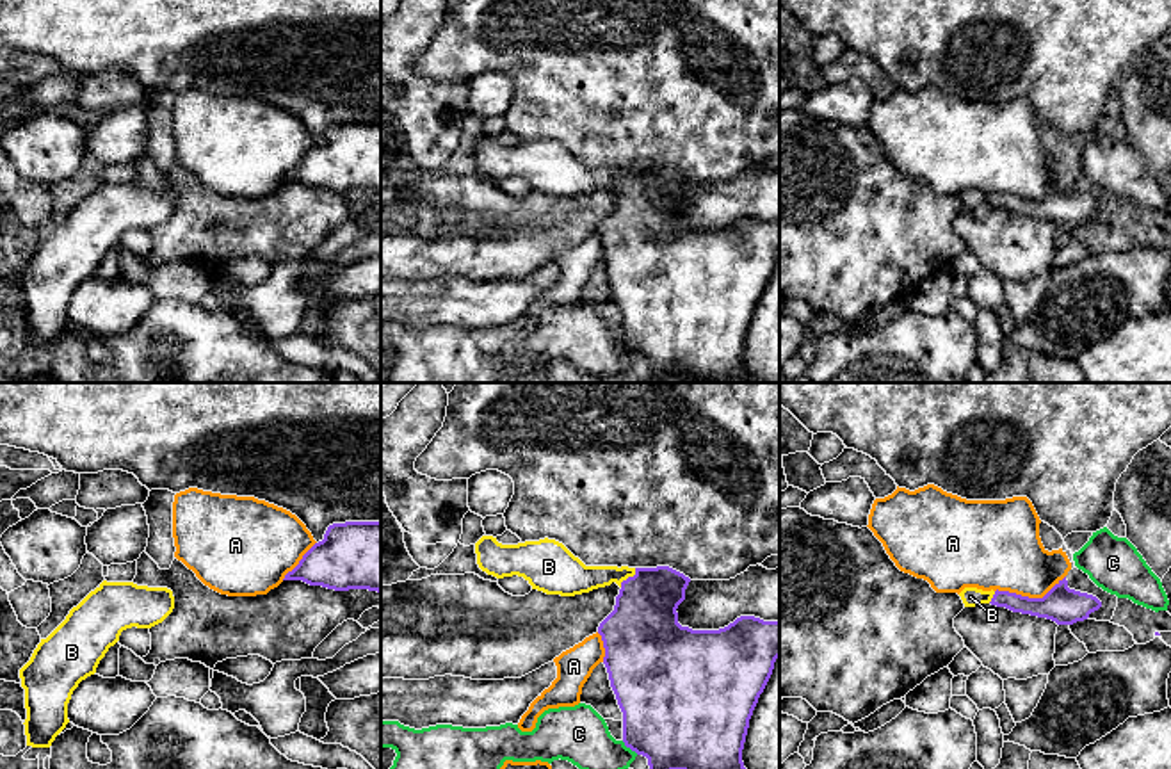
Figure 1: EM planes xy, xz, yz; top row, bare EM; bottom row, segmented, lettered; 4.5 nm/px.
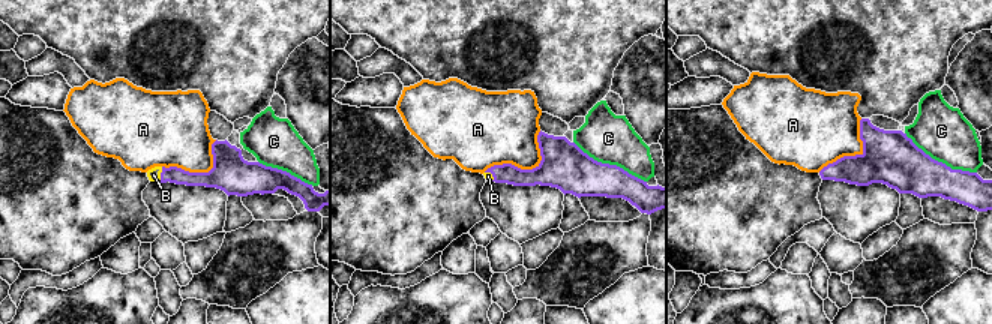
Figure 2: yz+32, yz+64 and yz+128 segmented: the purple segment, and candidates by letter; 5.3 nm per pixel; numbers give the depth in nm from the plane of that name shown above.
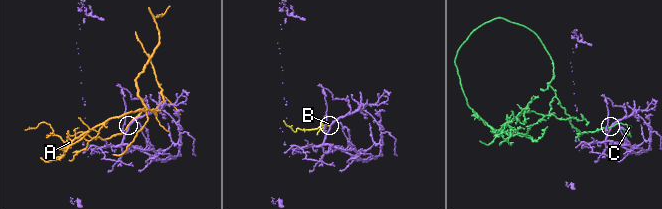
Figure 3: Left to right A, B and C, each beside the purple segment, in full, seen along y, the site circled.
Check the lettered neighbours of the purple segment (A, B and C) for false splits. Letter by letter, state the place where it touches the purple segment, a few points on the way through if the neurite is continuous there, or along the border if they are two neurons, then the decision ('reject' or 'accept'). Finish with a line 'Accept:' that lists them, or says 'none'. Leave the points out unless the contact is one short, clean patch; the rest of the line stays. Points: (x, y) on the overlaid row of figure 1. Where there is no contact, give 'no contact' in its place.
A: meets purple in yz at (1027, 597); reject
B: meets purple in xz at (629, 577); runs through xz (643, 631), (643, 591), (629, 577), (573, 577); accept
C: meets purple in xz at (630, 748); reject
Accept: B

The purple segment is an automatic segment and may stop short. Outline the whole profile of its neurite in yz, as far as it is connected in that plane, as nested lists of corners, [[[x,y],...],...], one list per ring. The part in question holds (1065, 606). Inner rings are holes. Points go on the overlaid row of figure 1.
[[[1066,577],[1059,580],[1043,598],[1029,598],[998,589],[982,591],[977,587],[965,587],[959,596],[965,607],[991,603],[1005,607],[1013,612],[1046,618],[1057,625],[1084,621],[1091,612],[1102,607],[1102,602],[1096,596],[1070,589]]]

